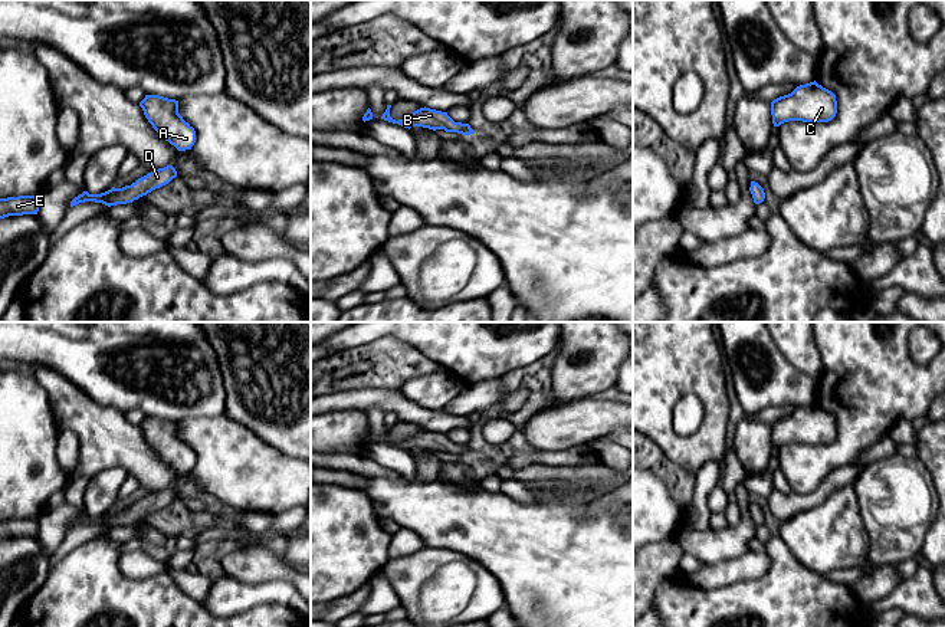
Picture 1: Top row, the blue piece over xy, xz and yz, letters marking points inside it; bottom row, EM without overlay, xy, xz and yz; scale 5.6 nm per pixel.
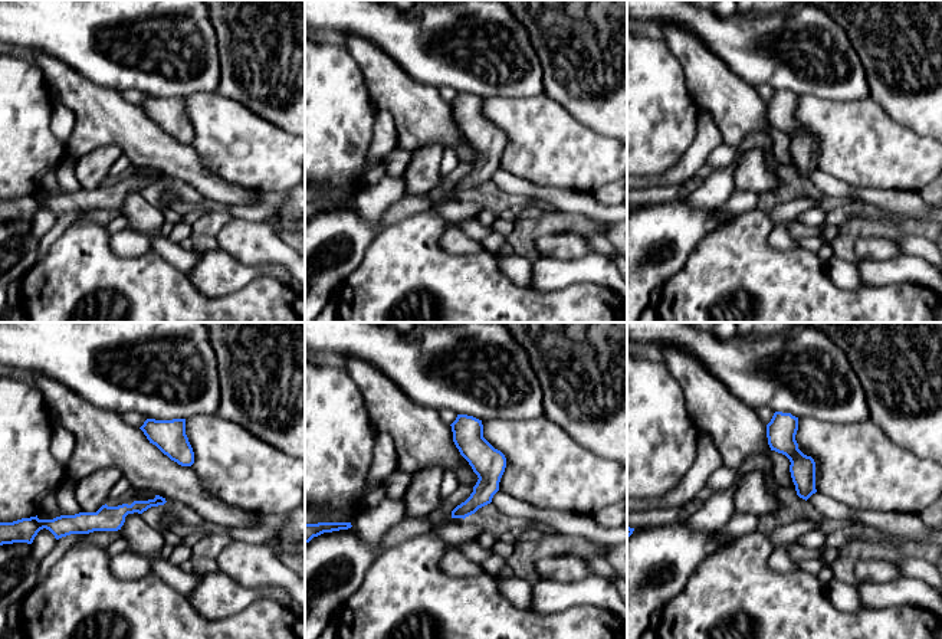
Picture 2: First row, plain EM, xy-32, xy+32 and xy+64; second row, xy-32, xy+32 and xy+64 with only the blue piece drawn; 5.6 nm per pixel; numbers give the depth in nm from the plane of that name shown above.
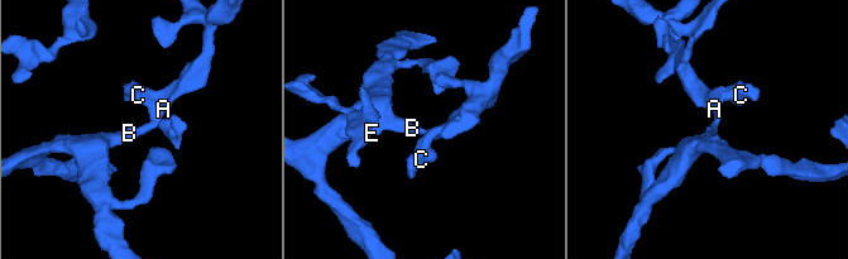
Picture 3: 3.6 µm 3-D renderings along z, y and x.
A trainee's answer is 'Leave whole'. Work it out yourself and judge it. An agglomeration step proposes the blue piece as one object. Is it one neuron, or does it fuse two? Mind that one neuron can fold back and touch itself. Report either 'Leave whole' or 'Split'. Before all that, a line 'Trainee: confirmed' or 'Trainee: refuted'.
Trainee: confirmed
Leave whole

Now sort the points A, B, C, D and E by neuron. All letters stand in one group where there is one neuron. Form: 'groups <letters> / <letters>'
groups A B C D E

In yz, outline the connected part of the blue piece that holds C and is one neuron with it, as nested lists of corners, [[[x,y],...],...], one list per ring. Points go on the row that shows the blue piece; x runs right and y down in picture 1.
[[[816,81],[797,86],[771,102],[774,127],[788,121],[828,122],[837,114],[836,95]]]

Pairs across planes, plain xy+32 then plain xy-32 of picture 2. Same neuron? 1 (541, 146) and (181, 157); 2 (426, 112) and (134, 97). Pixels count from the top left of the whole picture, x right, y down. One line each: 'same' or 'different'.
1: different
2: different

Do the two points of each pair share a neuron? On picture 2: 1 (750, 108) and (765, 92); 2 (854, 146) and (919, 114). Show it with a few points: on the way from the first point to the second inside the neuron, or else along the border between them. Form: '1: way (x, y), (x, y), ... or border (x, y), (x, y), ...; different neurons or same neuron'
1: border (754, 87), (767, 101); different neurons
2: border (873, 101), (896, 121), (926, 137); different neurons

